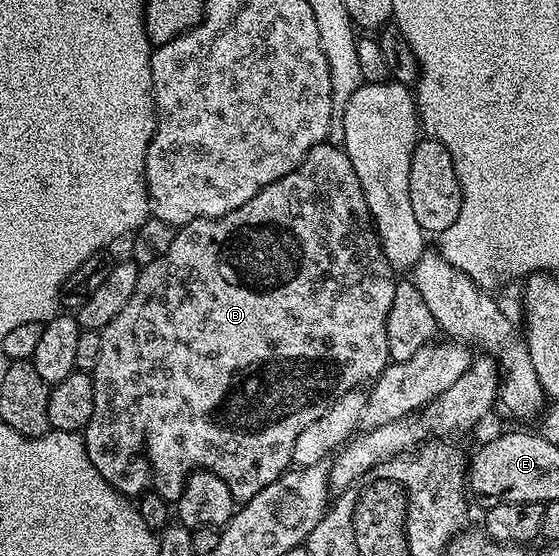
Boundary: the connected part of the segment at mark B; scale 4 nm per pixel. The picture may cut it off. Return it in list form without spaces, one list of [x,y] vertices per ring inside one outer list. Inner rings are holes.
[[[325,142],[314,146],[304,161],[290,174],[270,182],[250,202],[230,210],[230,214],[211,220],[203,216],[189,224],[176,228],[174,242],[162,258],[143,265],[140,269],[138,286],[130,294],[130,302],[122,306],[118,318],[105,328],[99,329],[102,351],[98,353],[98,366],[90,374],[94,382],[94,414],[83,430],[84,445],[90,462],[122,495],[139,498],[145,492],[157,492],[169,502],[179,500],[189,476],[201,470],[212,472],[230,490],[233,501],[243,502],[254,498],[258,490],[266,490],[292,464],[294,442],[298,434],[306,430],[338,398],[347,392],[357,391],[361,386],[374,382],[390,363],[386,342],[386,318],[390,314],[390,302],[394,302],[394,290],[398,280],[380,245],[380,237],[372,222],[362,186],[350,158],[343,147]]]

